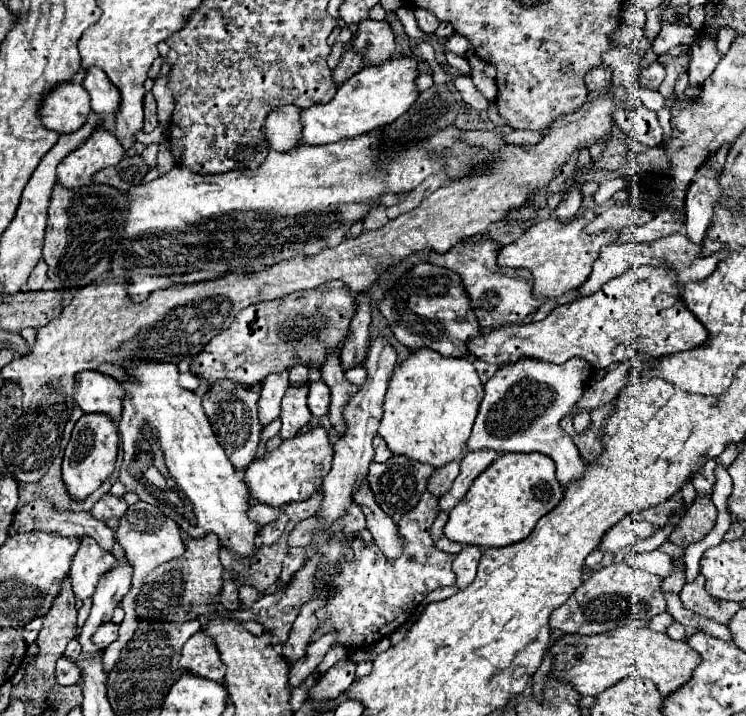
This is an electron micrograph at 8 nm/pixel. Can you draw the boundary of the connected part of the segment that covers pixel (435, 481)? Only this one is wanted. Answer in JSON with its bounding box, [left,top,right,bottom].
[427,460,461,498]

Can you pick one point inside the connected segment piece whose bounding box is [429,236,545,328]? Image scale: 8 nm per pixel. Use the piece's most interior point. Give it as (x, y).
(498, 295)

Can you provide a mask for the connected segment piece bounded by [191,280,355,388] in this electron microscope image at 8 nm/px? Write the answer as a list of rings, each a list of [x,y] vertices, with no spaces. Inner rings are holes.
[[[341,280],[325,282],[305,294],[247,306],[225,332],[215,336],[215,340],[191,360],[191,374],[199,376],[207,388],[213,388],[219,380],[253,388],[259,386],[265,376],[291,370],[295,364],[321,368],[323,360],[327,360],[327,352],[335,352],[339,344],[343,344],[353,314],[355,294],[351,294]]]

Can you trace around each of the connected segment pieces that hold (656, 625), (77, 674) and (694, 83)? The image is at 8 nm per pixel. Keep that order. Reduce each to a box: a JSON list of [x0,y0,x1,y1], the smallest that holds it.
[[647,612,673,632],[57,656,81,686],[687,38,721,88]]

